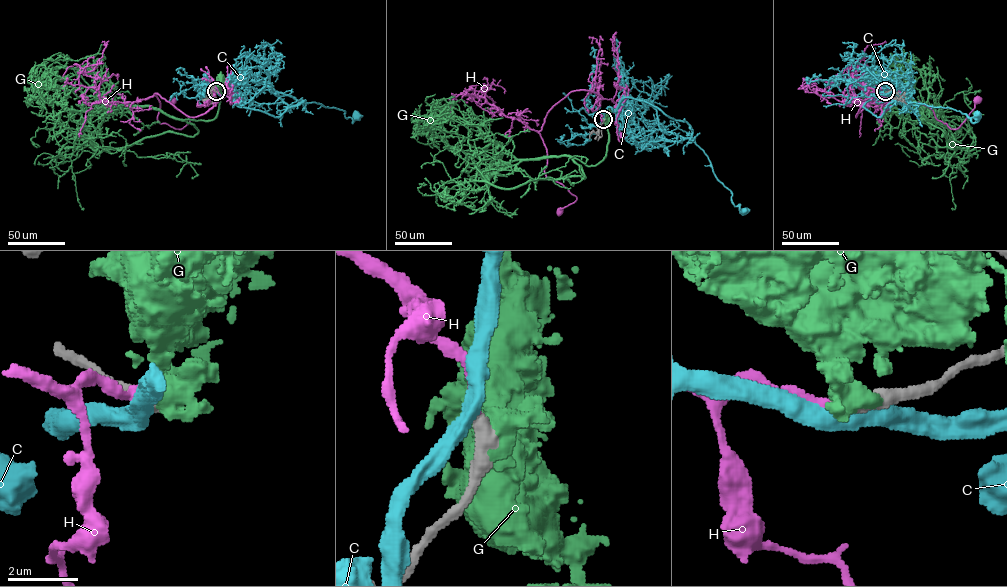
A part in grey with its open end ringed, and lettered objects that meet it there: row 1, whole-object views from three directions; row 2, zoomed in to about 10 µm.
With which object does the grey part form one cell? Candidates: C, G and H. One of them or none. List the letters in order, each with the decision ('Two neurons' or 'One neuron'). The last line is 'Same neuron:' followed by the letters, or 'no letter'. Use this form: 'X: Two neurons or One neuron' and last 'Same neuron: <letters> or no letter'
C: Two neurons
G: Two neurons
H: One neuron
Same neuron: H

